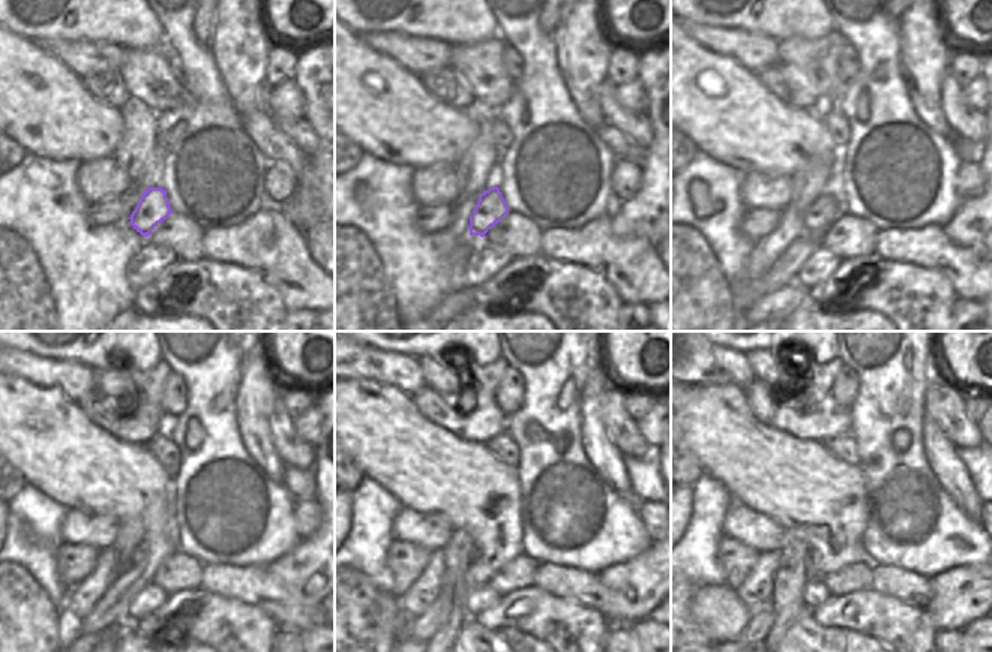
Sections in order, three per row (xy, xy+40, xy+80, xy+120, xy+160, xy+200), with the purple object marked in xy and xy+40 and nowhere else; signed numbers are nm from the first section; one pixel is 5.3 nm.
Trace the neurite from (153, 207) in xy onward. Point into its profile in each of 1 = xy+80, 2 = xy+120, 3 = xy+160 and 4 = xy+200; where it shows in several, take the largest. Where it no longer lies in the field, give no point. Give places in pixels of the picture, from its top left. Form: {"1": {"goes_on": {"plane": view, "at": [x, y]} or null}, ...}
{"1": {"goes_on": {"plane": "xy+80", "at": [826, 209]}}, "2": {"goes_on": {"plane": "xy+120", "at": [140, 552]}}, "3": {"goes_on": {"plane": "xy+160", "at": [474, 553]}}, "4": {"goes_on": {"plane": "xy+200", "at": [811, 553]}}}

